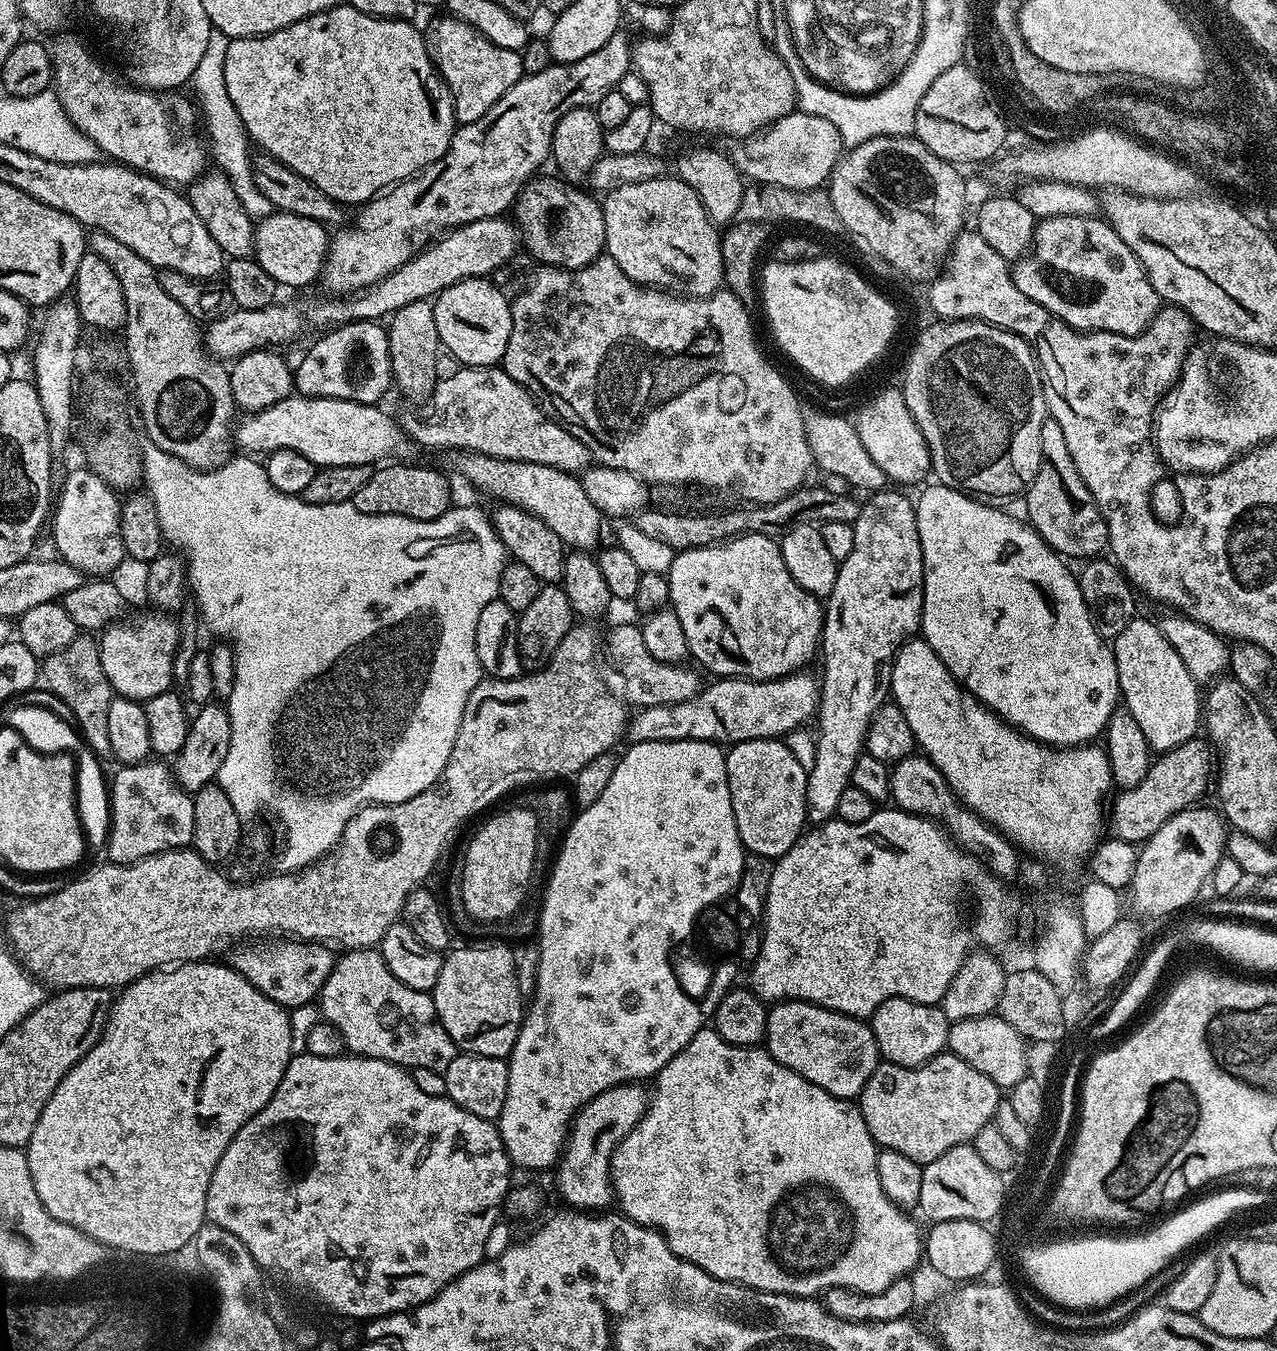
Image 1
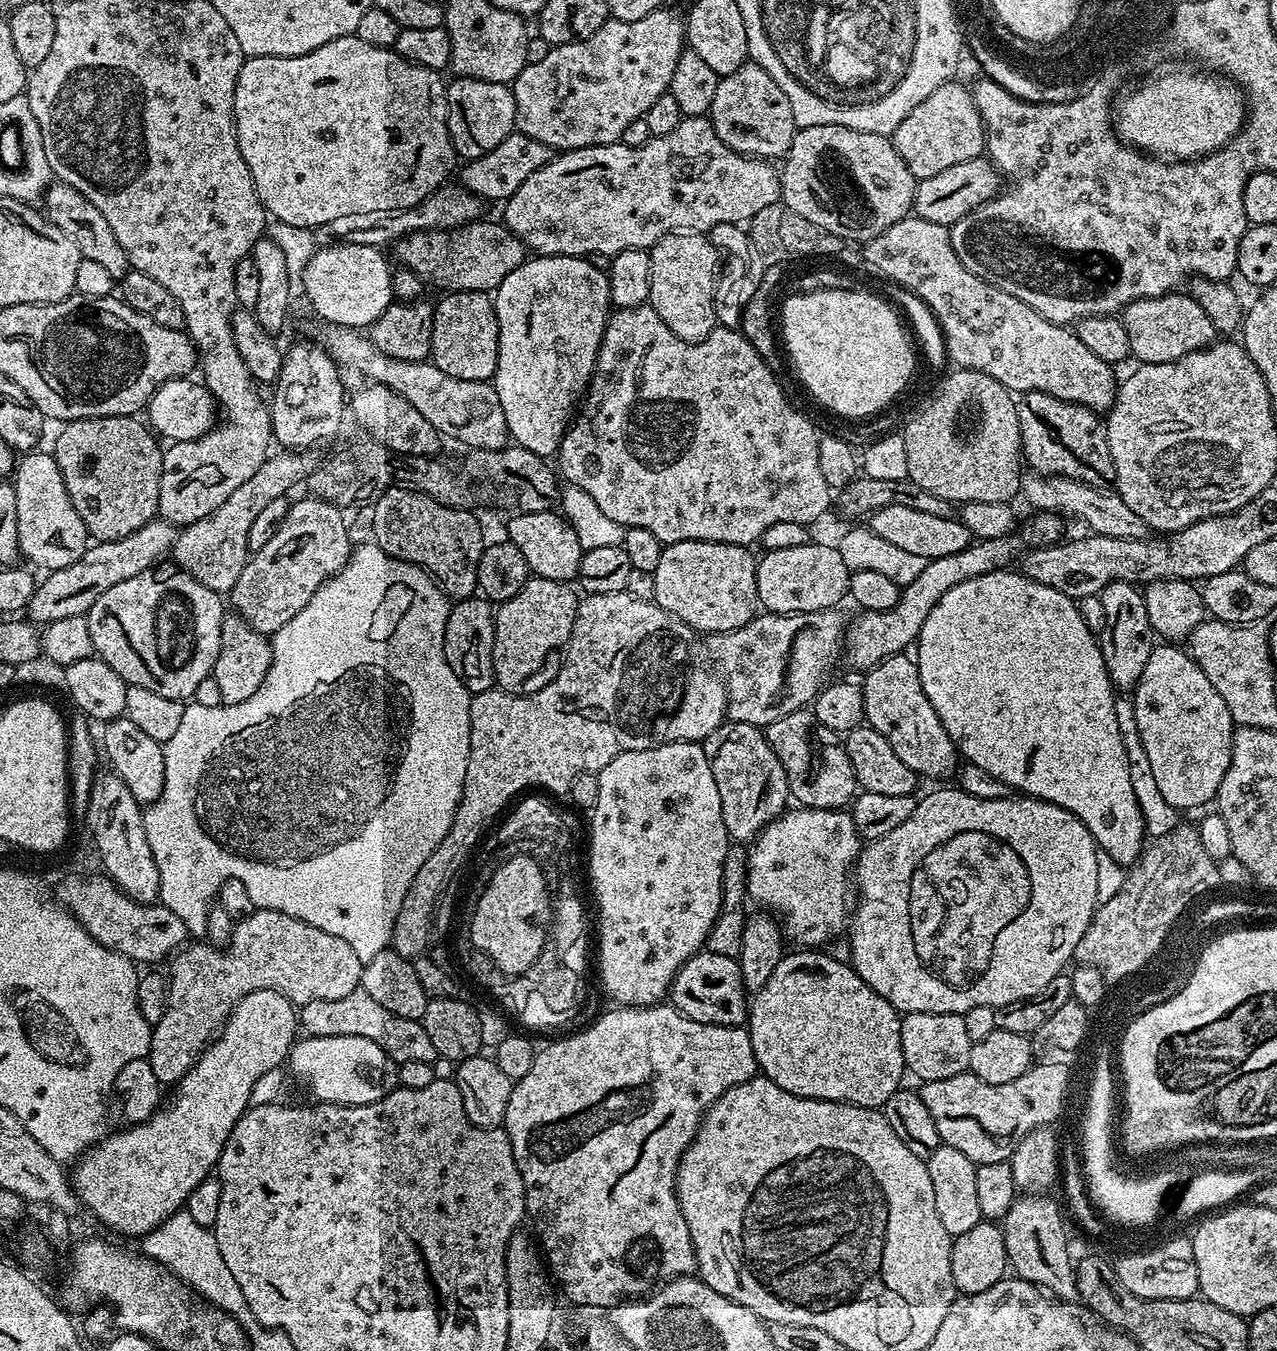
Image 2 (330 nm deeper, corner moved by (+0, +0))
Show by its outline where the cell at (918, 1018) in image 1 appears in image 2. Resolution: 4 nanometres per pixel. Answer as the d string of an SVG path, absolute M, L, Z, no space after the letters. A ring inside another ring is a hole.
M906 1012L900 1021L904 1067L917 1076L917 1081L954 1078L954 1074L968 1071L973 1042L966 1030L964 1016L959 1012Z

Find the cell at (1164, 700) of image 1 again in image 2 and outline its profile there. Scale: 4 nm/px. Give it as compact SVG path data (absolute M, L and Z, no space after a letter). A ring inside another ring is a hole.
M1168 642L1157 643L1146 661L1146 670L1142 670L1142 678L1136 684L1132 704L1137 714L1142 746L1150 758L1158 788L1170 806L1187 810L1200 808L1203 804L1211 805L1215 801L1216 792L1222 786L1222 778L1230 766L1234 721L1226 702L1222 702L1222 694L1214 690L1210 678L1202 674L1191 655L1180 648L1183 647Z

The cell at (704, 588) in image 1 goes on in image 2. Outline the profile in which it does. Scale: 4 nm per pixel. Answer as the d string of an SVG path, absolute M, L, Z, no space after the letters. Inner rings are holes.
M687 540L667 545L658 558L658 566L654 573L654 603L676 616L684 624L696 629L700 634L719 634L733 632L746 622L750 622L758 612L756 599L756 562L757 557L751 556L749 549L743 544L719 544L718 542L702 542Z

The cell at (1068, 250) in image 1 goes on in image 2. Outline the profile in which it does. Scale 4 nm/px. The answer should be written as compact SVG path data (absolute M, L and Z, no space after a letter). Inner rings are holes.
M1173 290L1166 296L1150 296L1130 302L1122 313L1124 329L1130 338L1131 355L1137 356L1140 364L1161 364L1162 362L1174 362L1191 352L1197 352L1199 348L1207 348L1217 339L1218 333L1206 311L1198 302L1191 299L1187 294L1181 294Z

